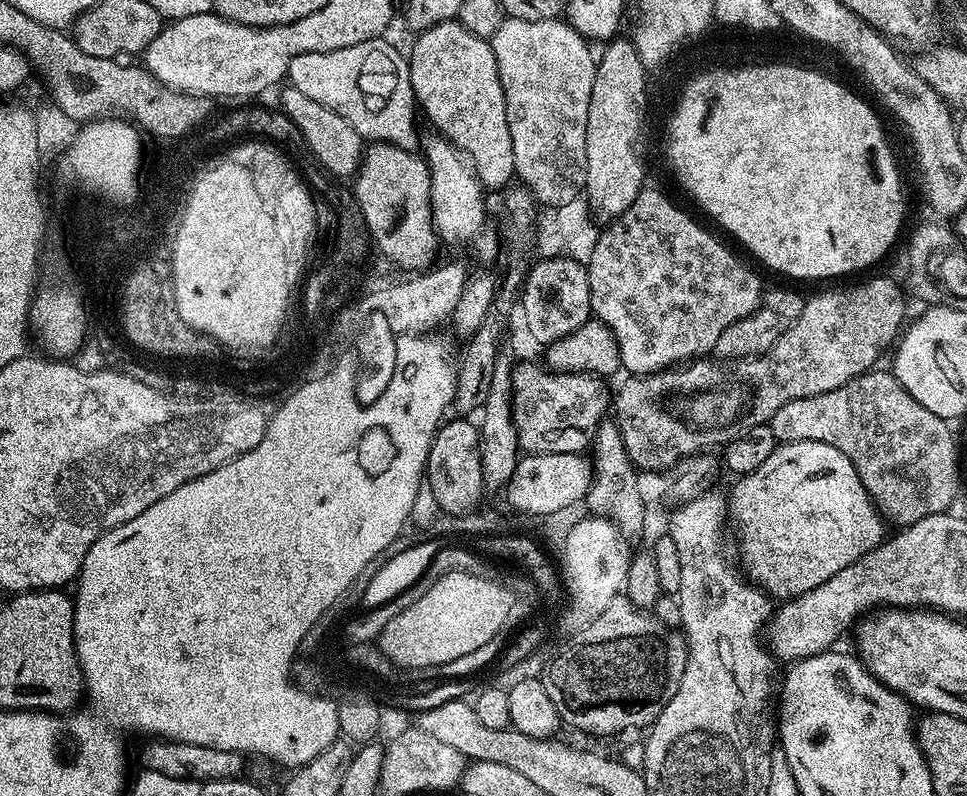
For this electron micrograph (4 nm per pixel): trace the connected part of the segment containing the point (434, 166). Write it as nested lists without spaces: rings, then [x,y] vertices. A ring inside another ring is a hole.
[[[432,134],[425,142],[422,155],[428,162],[428,171],[432,174],[432,215],[439,239],[448,244],[460,244],[468,239],[471,241],[482,228],[480,223],[484,220],[486,195],[480,179],[472,171],[471,163],[439,134]]]

